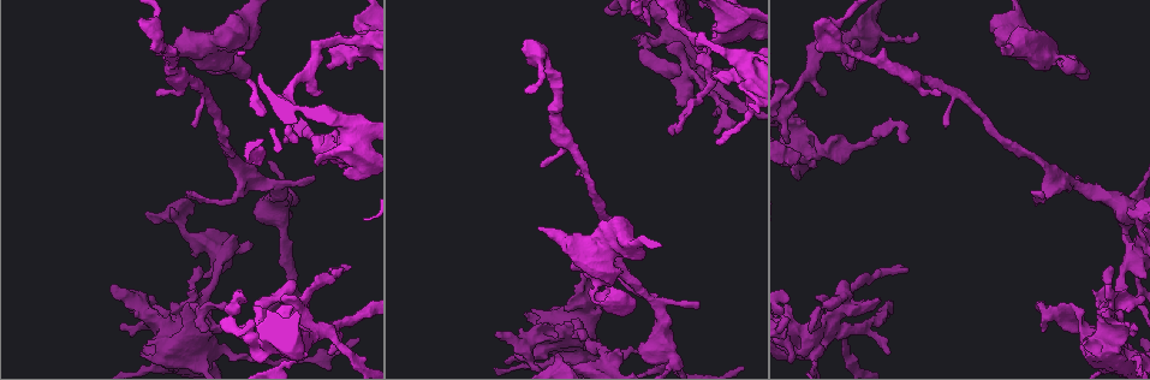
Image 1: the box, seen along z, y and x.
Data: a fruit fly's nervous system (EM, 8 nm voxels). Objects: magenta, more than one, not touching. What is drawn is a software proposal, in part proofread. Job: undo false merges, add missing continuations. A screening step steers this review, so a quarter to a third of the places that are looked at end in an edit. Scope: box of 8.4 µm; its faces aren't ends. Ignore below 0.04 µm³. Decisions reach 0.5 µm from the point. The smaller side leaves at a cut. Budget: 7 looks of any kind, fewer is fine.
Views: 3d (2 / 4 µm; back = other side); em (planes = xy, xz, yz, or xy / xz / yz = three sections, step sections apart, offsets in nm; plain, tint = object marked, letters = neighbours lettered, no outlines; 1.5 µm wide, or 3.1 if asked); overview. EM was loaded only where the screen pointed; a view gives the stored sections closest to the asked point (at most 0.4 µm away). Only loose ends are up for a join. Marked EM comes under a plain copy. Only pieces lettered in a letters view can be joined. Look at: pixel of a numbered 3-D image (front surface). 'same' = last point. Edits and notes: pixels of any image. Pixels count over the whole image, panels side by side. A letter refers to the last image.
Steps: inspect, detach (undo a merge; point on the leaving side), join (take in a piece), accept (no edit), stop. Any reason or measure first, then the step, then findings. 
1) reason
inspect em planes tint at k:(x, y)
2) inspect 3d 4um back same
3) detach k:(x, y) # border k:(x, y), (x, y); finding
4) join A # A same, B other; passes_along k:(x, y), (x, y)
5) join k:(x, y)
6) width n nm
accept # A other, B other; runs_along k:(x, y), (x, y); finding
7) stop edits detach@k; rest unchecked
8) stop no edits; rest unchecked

branch stops here
inspect em xz step 4 tint at 1:(1125, 234)

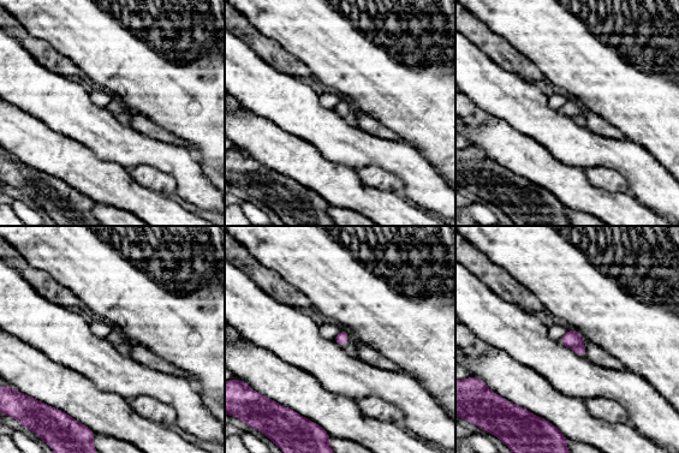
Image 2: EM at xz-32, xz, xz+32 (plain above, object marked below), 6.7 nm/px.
inspect em planes letters same

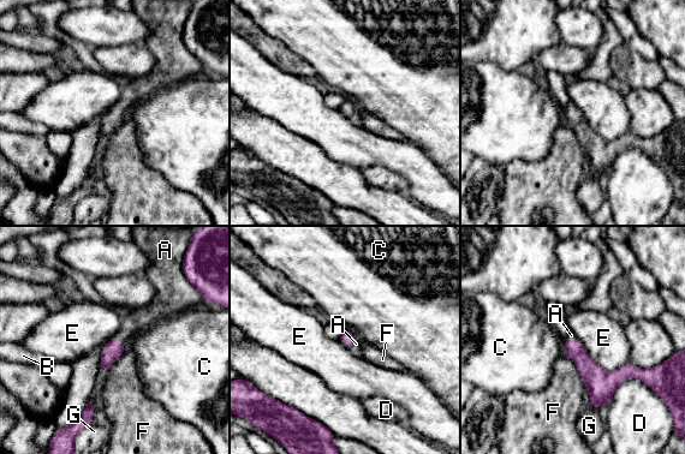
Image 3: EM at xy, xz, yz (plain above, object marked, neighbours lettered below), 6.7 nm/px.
join A # A same, B other, C other, D other, E other, F other, G other; passes_along 3:(345, 339), (352, 339), (356, 344); it goes on there

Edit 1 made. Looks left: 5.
long arm stops here
inspect em planes letters at 1:(674, 133)

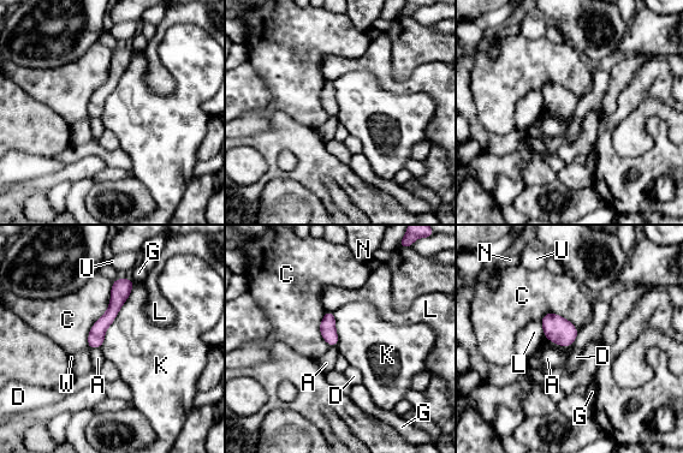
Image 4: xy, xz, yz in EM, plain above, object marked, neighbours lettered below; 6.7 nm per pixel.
width 110 nm
accept # A other, C other, D other, G other, K other, L other, N other, U other, W other; border 4:(113, 281), (87, 346); none of them fits

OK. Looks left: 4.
thin end
inspect 3d 2um at 1:(152, 42)

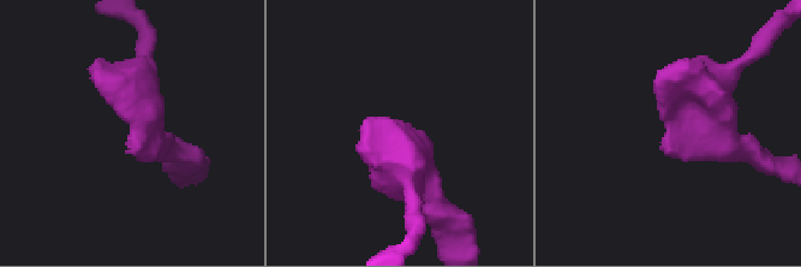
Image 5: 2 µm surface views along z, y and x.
need the tissue
inspect em planes letters at 5:(402, 123)

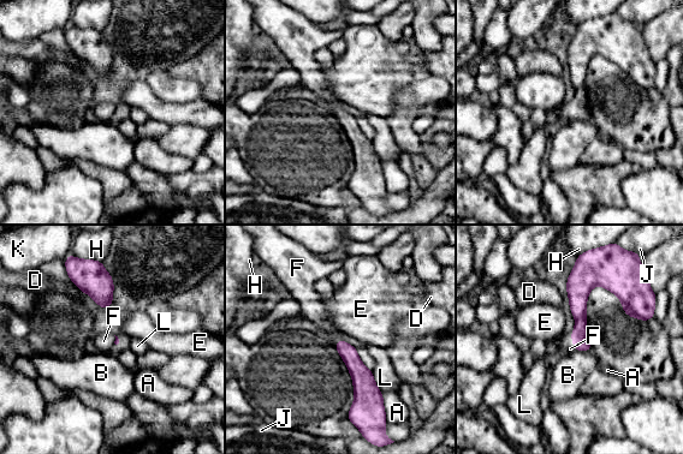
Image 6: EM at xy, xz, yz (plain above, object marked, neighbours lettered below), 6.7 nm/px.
width 200 nm
join F # A other, B other, D other, E other, F same, H other, J other, K other, L other; passes_along 6:(580, 335), (572, 341), (565, 342); the neuron continues

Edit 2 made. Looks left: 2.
stop edits join@3, join@6; rest unchecked

